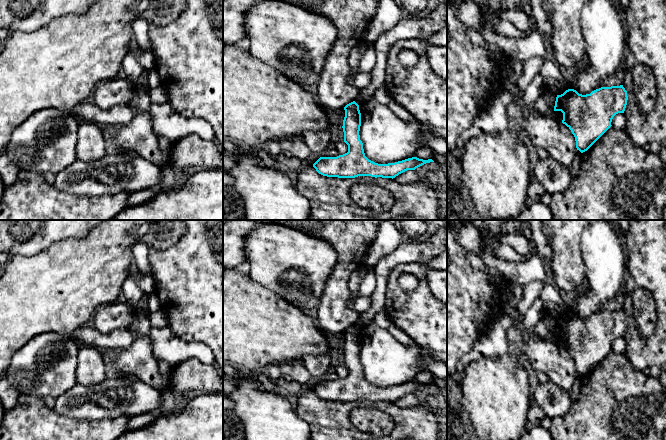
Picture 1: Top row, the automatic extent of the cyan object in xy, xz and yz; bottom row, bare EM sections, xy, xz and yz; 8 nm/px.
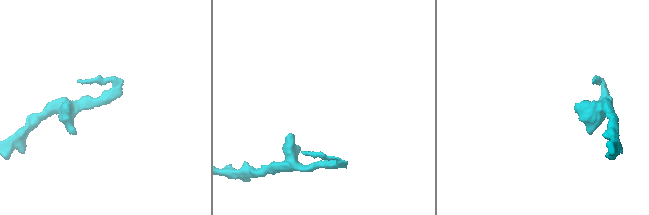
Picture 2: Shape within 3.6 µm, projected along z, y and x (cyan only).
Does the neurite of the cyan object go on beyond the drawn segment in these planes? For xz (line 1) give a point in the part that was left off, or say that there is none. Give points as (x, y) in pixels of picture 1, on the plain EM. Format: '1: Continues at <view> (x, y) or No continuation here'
1: No continuation here

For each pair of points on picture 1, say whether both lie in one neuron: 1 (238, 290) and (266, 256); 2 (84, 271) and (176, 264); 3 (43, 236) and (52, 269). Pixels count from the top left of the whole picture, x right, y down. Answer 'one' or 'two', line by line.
1: two
2: two
3: two

